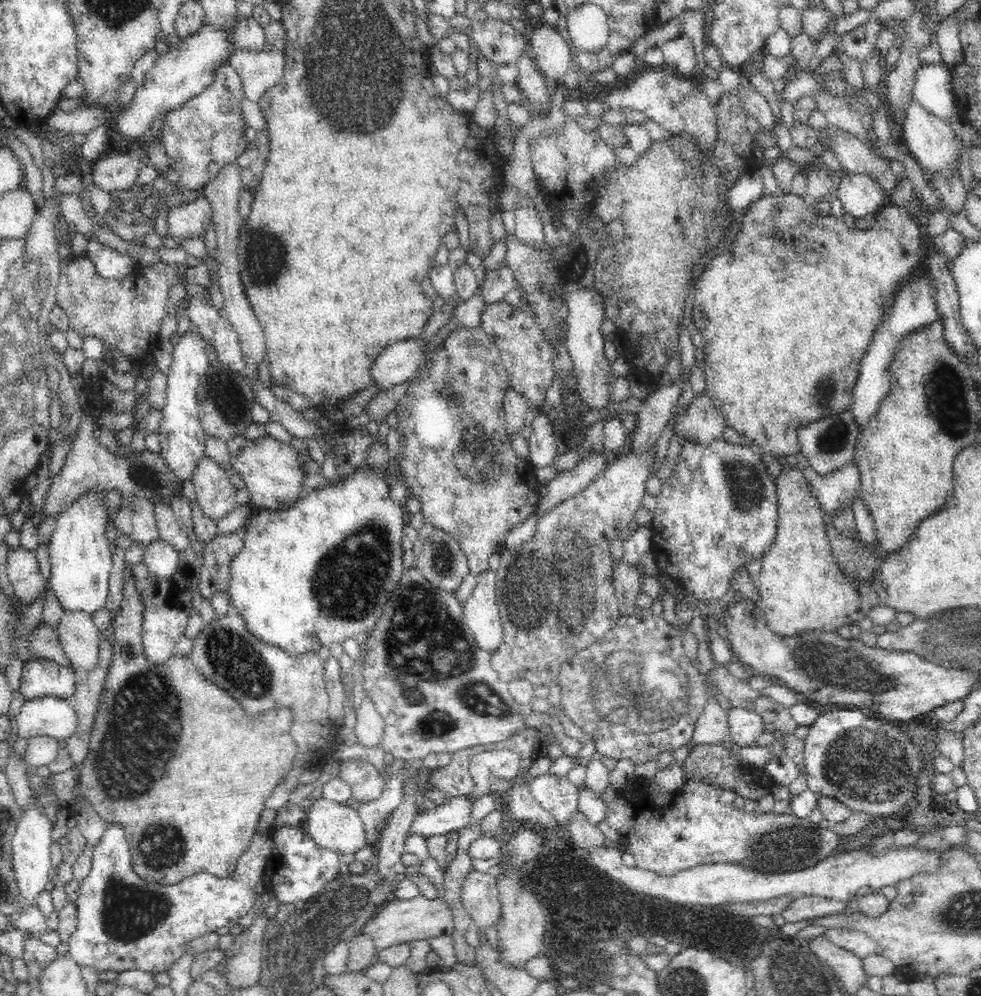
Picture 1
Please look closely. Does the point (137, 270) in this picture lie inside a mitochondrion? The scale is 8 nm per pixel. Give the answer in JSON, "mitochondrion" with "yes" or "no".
{"mitochondrion":"no"}

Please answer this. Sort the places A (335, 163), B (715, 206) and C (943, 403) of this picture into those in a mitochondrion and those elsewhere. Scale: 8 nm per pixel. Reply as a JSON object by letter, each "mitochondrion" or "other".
{"A":"other","B":"mitochondrion","C":"mitochondrion"}

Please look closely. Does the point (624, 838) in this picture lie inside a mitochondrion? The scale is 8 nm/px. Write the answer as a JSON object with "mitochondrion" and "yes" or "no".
{"mitochondrion":"no"}

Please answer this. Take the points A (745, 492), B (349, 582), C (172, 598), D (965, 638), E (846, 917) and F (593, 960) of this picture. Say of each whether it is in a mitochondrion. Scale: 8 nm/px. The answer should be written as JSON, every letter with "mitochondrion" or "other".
{"A":"mitochondrion","B":"mitochondrion","C":"other","D":"mitochondrion","E":"other","F":"mitochondrion"}

